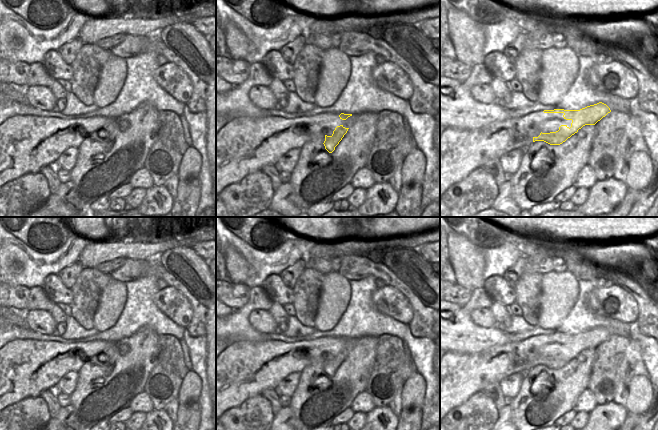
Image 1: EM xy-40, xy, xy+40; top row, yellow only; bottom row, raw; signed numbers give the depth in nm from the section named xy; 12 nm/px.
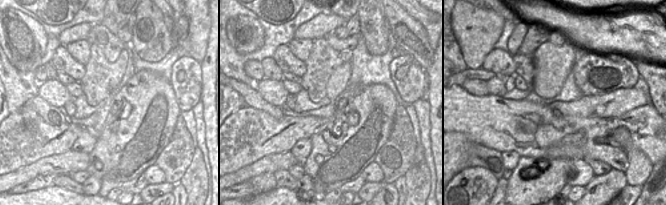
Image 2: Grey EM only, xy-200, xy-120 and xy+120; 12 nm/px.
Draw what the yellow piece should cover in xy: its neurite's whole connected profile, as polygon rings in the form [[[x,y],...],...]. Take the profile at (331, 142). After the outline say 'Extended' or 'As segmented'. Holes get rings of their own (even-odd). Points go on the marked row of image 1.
[[[321,113],[311,117],[236,117],[216,134],[216,194],[250,173],[262,170],[265,165],[275,165],[292,149],[302,149],[309,141],[323,143],[332,153],[348,129],[354,125],[355,116],[344,113]]]. Extended

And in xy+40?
[[[599,102],[580,110],[544,110],[523,117],[494,121],[479,129],[463,130],[445,128],[440,135],[440,197],[456,182],[464,180],[472,171],[486,162],[501,158],[514,149],[526,149],[535,141],[560,145],[585,125],[595,125],[608,113],[610,108]]]. Extended

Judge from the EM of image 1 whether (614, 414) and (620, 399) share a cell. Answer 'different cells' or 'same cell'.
different cells

